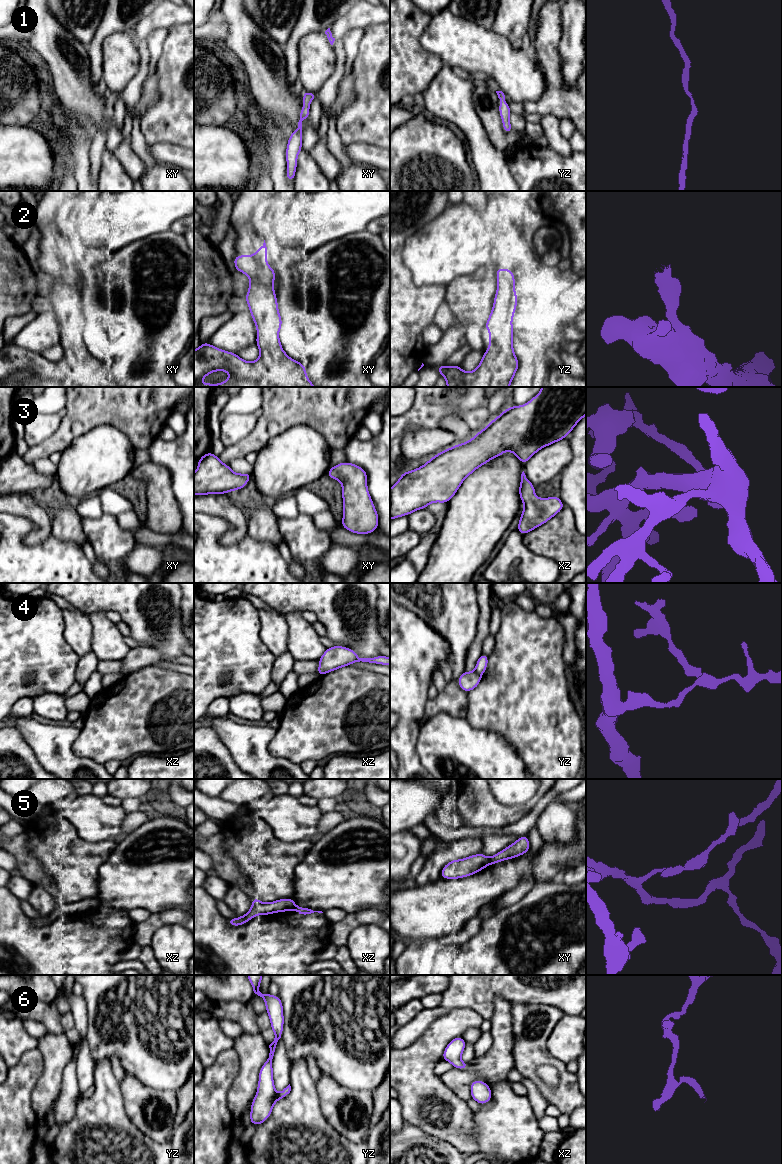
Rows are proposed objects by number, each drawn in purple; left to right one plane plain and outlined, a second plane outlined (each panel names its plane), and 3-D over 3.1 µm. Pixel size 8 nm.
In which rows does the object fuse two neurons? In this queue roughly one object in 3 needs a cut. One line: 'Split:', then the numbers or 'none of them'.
Split: 4, 5

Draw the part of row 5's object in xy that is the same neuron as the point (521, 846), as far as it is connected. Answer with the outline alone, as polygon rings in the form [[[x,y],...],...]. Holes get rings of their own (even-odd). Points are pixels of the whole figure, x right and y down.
[[[527,835],[521,836],[507,848],[501,850],[490,858],[491,864],[496,864],[507,859],[521,856],[530,850],[530,843]]]

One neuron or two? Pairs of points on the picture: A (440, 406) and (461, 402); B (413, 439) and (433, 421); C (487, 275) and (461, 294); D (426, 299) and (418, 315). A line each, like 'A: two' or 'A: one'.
A: one
B: two
C: one
D: one

